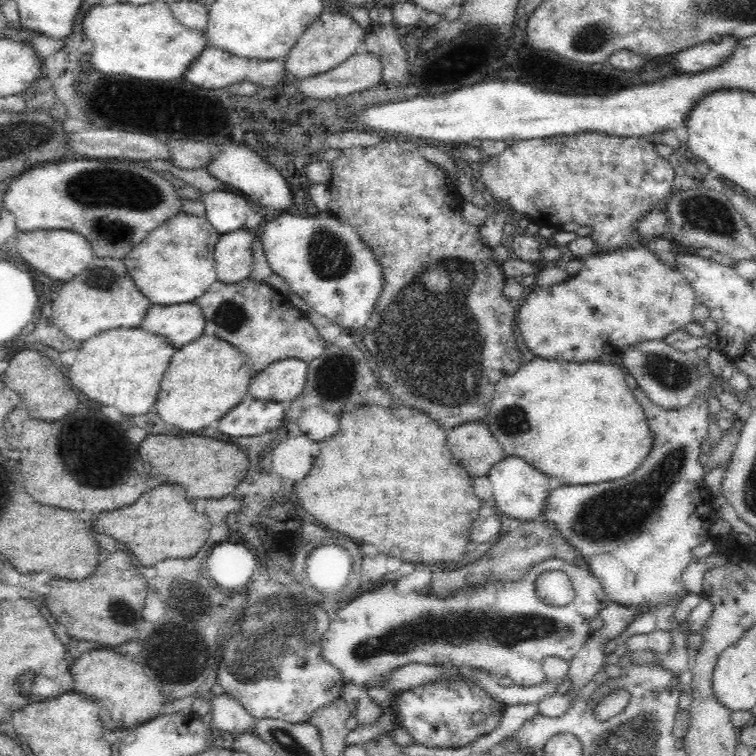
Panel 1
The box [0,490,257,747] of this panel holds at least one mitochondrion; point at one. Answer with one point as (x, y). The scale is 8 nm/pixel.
(33, 693)

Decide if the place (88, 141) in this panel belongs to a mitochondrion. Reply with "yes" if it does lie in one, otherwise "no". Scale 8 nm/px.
no

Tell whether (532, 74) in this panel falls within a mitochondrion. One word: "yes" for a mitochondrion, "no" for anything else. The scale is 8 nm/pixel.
no

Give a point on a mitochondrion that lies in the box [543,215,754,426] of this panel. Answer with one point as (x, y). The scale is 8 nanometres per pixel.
(667, 372)

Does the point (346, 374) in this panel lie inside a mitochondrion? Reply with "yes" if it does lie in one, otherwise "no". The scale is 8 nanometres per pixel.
yes

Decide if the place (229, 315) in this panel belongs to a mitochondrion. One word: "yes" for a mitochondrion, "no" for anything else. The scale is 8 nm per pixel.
yes

